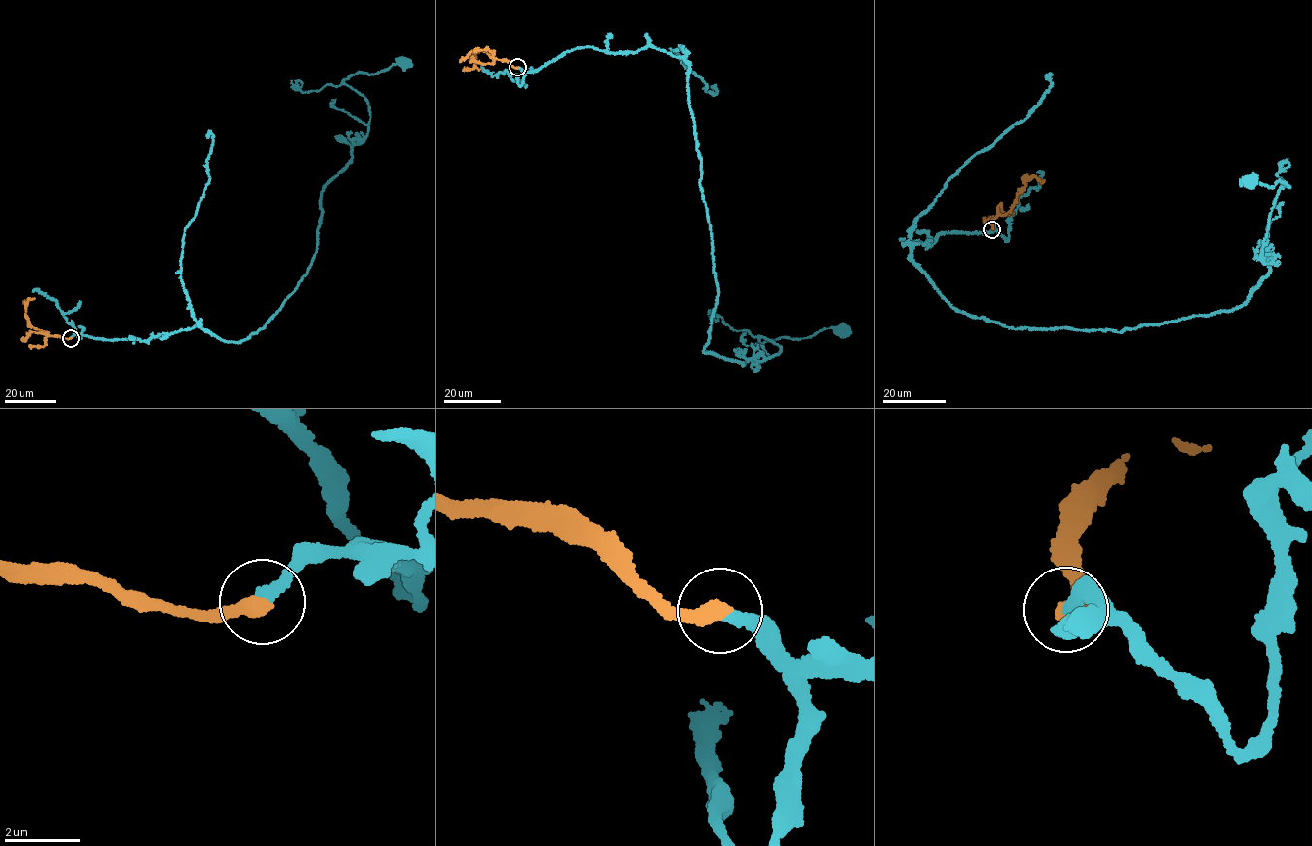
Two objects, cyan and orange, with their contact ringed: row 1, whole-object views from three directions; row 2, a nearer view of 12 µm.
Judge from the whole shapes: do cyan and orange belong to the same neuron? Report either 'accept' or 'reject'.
accept

